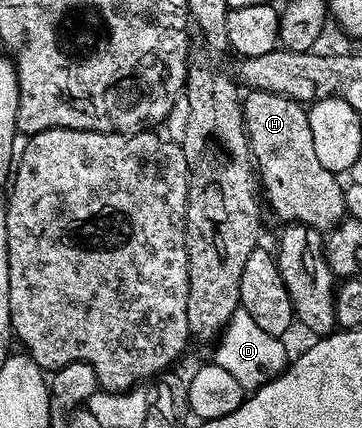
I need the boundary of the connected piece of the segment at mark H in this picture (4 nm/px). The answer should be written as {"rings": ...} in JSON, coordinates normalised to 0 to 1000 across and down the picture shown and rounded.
{"rings":[[[693,208],[671,220],[669,243],[674,248],[674,304],[685,313],[685,341],[693,348],[693,371],[713,397],[715,430],[724,435],[727,463],[740,470],[757,495],[776,507],[776,519],[815,521],[823,526],[854,526],[859,535],[881,535],[887,540],[912,540],[923,528],[939,523],[956,505],[956,465],[950,463],[953,435],[939,432],[942,416],[931,407],[914,404],[901,390],[890,390],[890,381],[878,381],[878,353],[867,343],[867,306],[856,306],[856,278],[851,276],[854,257],[837,243],[798,227],[779,224],[776,217],[749,217],[724,208]]]}

